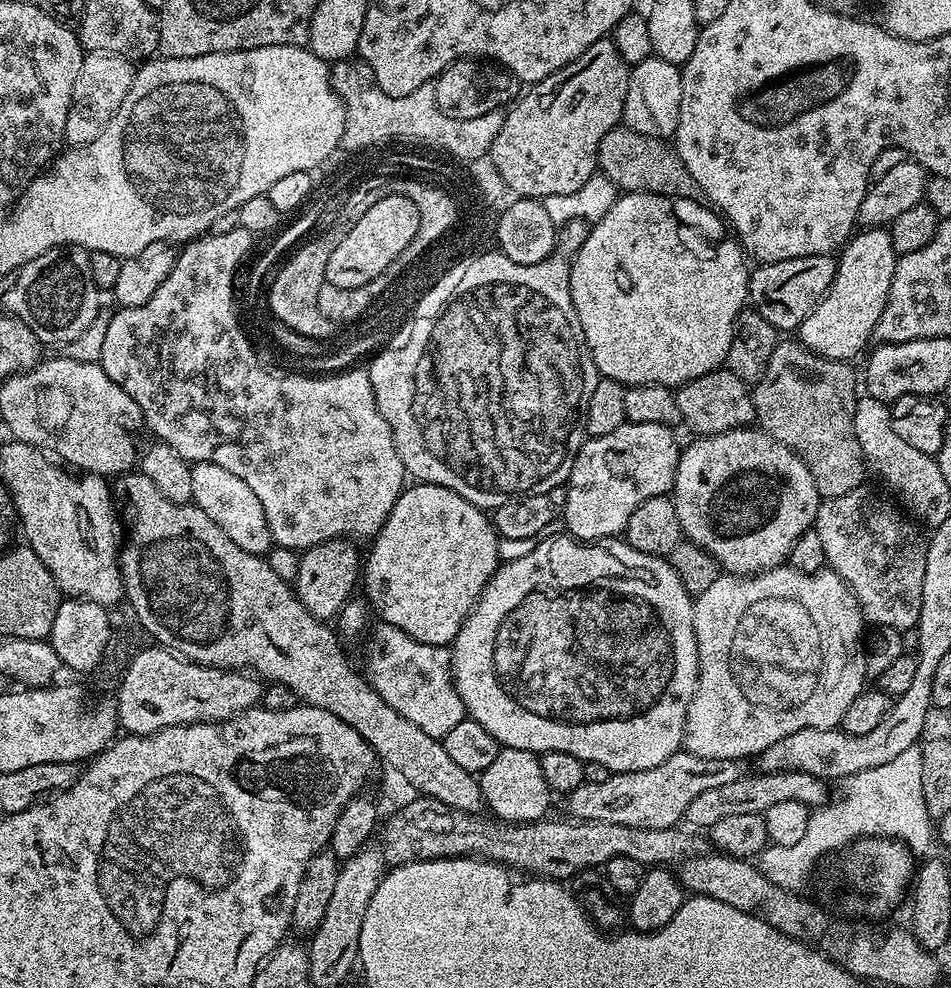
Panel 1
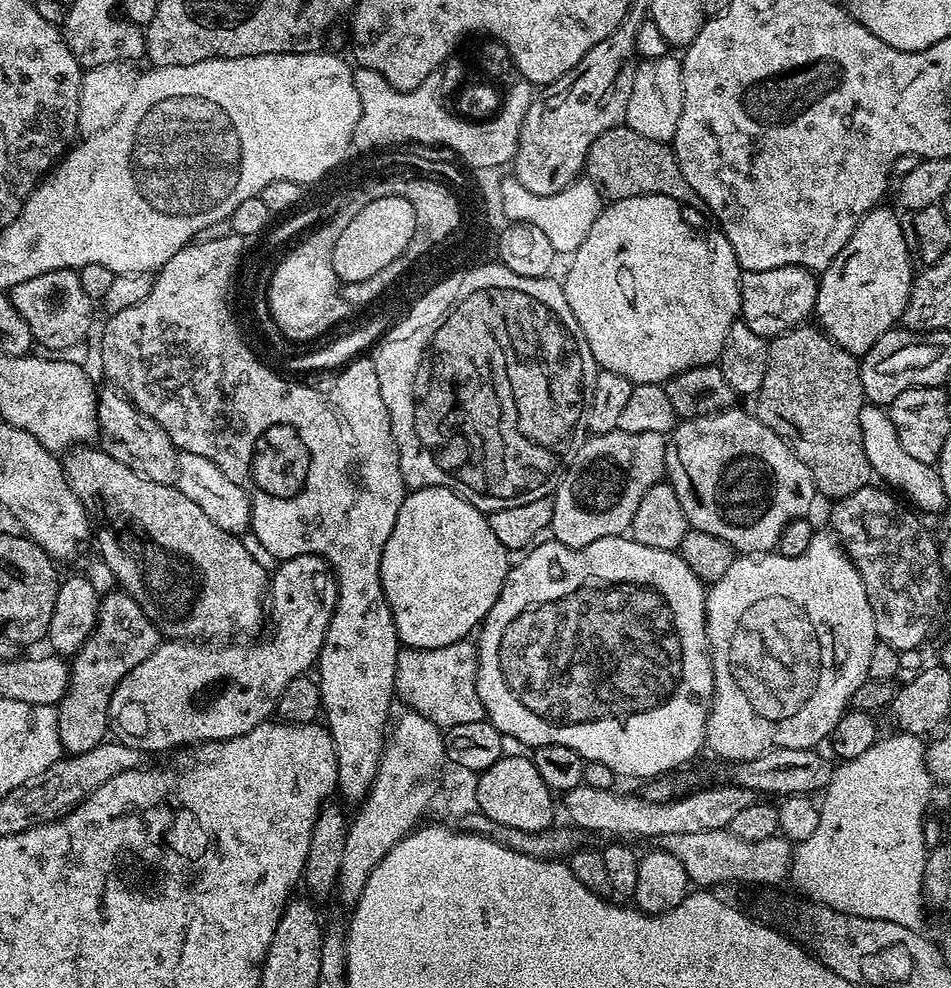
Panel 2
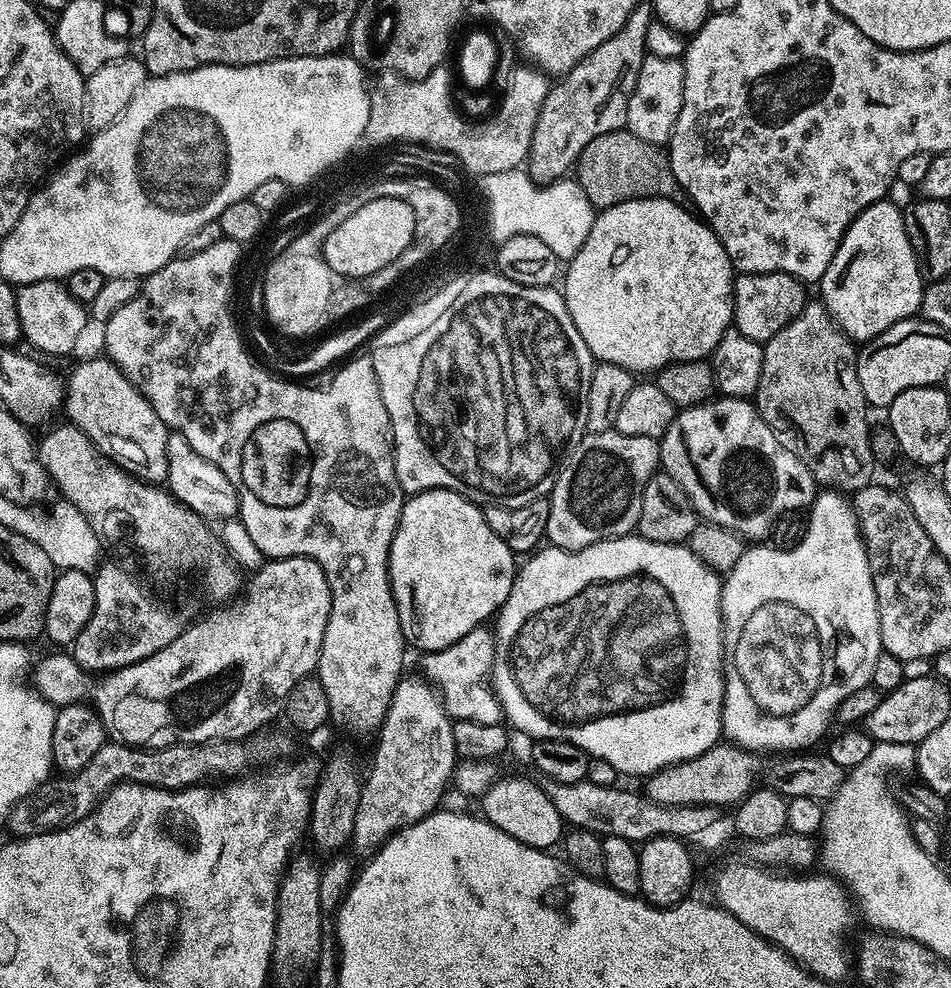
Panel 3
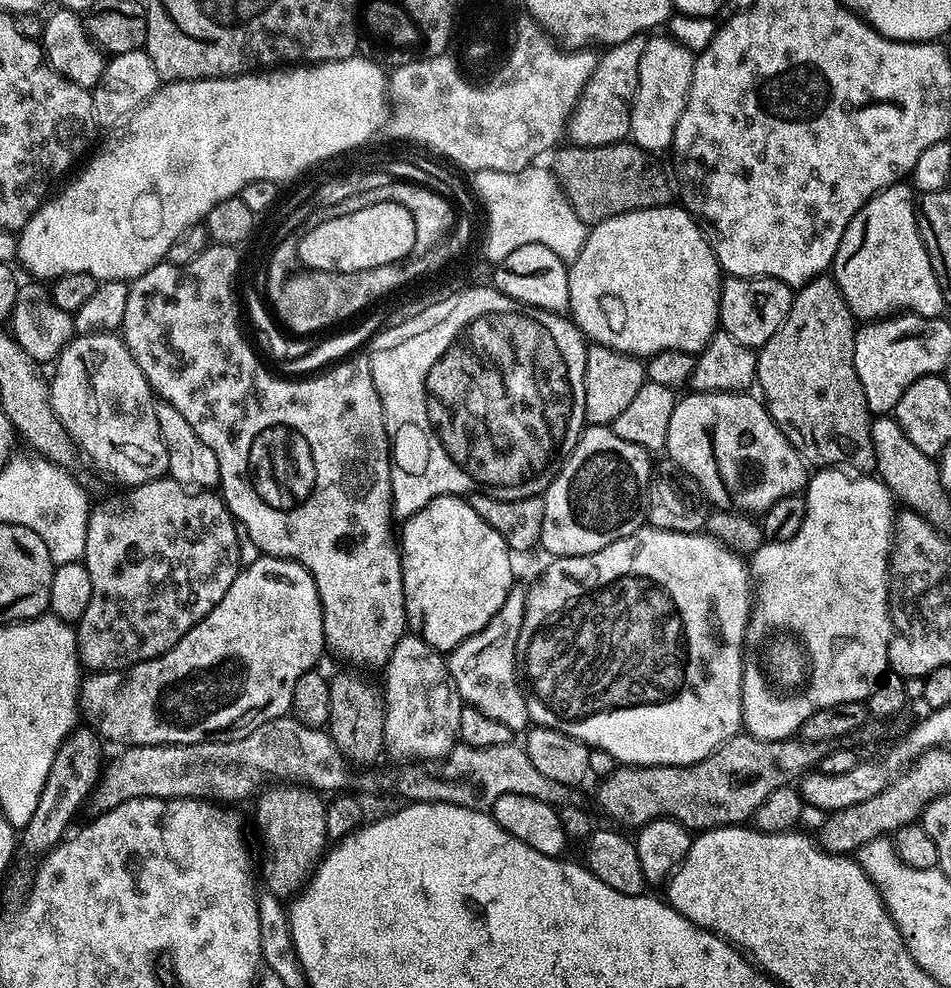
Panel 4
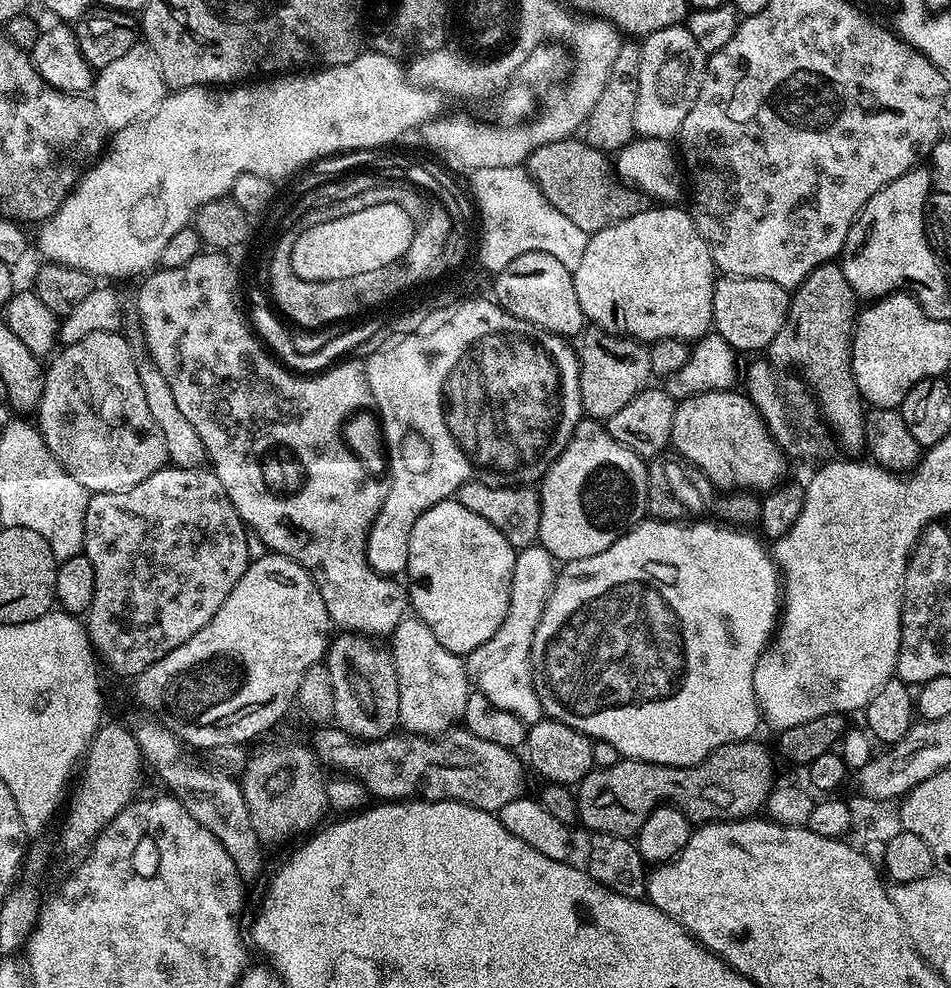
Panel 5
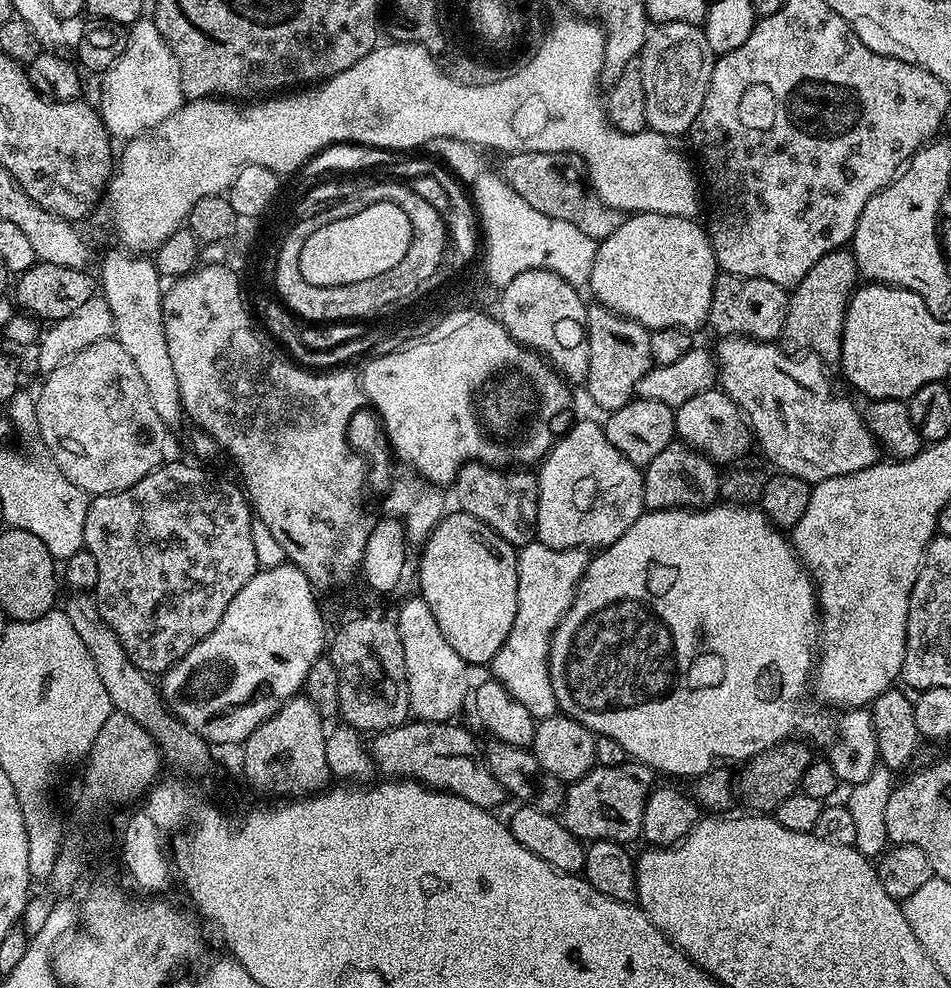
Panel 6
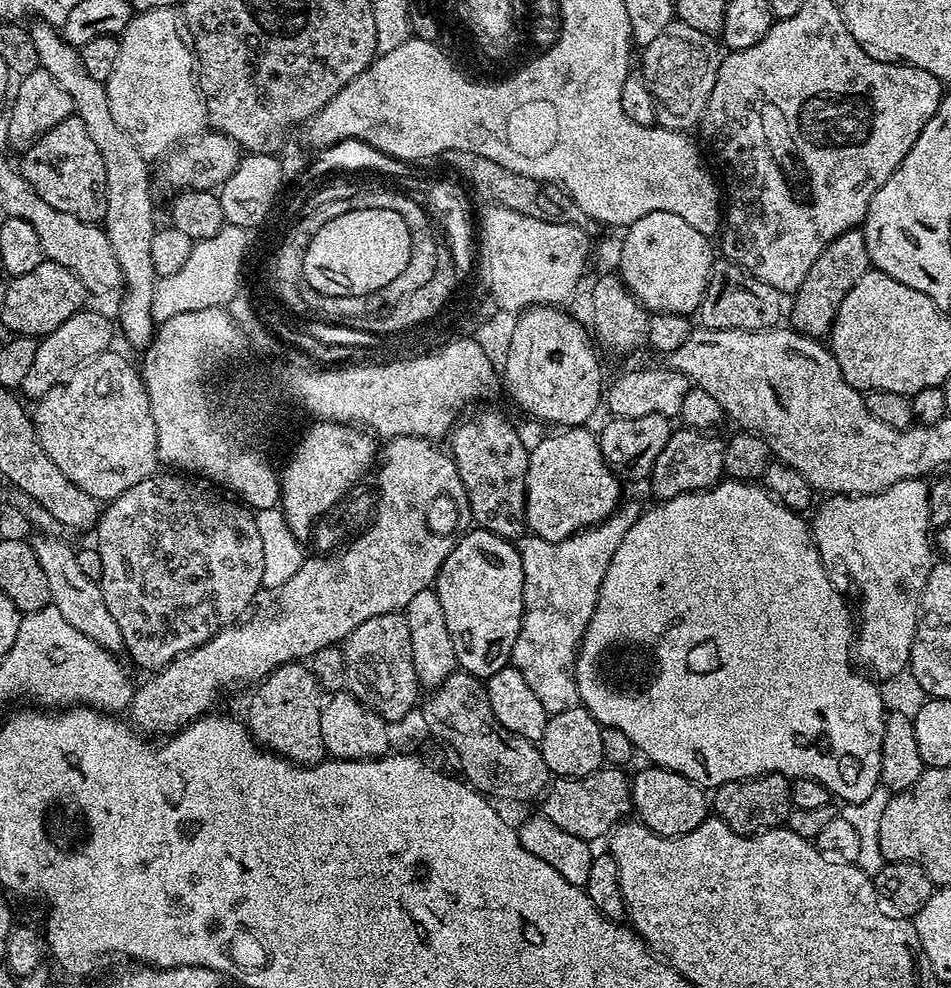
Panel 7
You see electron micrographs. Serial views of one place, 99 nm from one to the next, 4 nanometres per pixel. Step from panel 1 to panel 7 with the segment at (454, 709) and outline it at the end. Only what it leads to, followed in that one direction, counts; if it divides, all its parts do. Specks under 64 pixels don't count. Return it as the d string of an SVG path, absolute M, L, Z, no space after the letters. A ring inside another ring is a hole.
M625 499L607 520L583 532L575 532L562 542L546 542L533 535L523 541L520 557L524 575L524 617L512 647L511 663L526 682L530 682L530 690L538 694L538 700L550 714L577 707L574 665L580 640L596 612L602 578L618 546L622 546L622 538L626 538L630 526L638 522L640 515L639 502Z

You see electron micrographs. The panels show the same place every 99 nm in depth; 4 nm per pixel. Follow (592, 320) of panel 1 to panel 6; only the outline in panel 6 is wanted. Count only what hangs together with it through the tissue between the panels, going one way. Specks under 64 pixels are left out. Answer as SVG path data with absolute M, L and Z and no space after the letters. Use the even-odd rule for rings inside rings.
M637 212L629 215L610 234L610 238L599 241L594 266L590 270L587 287L596 295L595 303L609 308L633 320L649 330L658 328L696 328L708 324L708 311L714 294L714 282L718 275L716 255L712 243L708 241L707 231L696 225L695 219L687 216L667 216L653 212Z

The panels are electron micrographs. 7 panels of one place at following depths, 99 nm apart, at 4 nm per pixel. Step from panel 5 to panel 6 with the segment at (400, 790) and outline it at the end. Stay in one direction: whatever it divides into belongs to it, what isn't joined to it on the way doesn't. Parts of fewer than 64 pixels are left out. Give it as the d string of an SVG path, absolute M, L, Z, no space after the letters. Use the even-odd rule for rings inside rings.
M413 719L411 722L399 724L396 728L388 728L384 732L375 733L370 744L372 763L377 769L385 772L385 777L393 780L414 780L426 788L435 788L437 792L449 792L451 796L462 798L479 808L496 810L506 793L503 786L494 778L494 774L484 762L484 757L476 752L476 740L464 728L459 728L456 722L430 722L429 720Z

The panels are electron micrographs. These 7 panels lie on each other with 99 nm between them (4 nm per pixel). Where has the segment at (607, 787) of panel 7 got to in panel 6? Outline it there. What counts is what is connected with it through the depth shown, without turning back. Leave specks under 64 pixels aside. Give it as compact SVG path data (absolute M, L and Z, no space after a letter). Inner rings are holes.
M639 762L590 769L582 778L567 785L562 809L566 830L574 833L581 842L613 840L631 845L631 840L640 836L642 810L646 810L646 798L654 787L652 776L653 769Z

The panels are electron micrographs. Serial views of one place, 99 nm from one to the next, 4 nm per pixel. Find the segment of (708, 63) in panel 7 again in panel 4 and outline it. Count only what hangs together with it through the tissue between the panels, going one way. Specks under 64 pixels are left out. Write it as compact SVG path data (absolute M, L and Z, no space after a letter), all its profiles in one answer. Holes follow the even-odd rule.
M667 34L655 36L646 42L646 50L642 50L642 62L638 62L638 86L636 95L632 97L630 114L630 140L647 152L659 154L663 148L665 151L672 147L678 118L682 118L682 110L690 94L696 56Z

